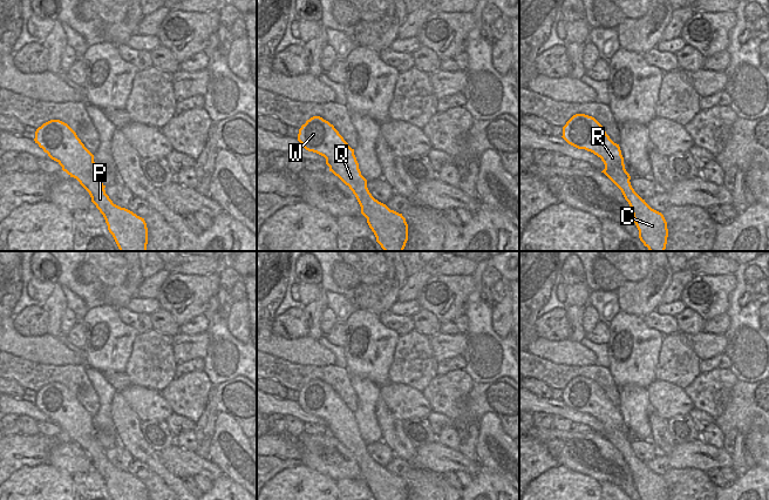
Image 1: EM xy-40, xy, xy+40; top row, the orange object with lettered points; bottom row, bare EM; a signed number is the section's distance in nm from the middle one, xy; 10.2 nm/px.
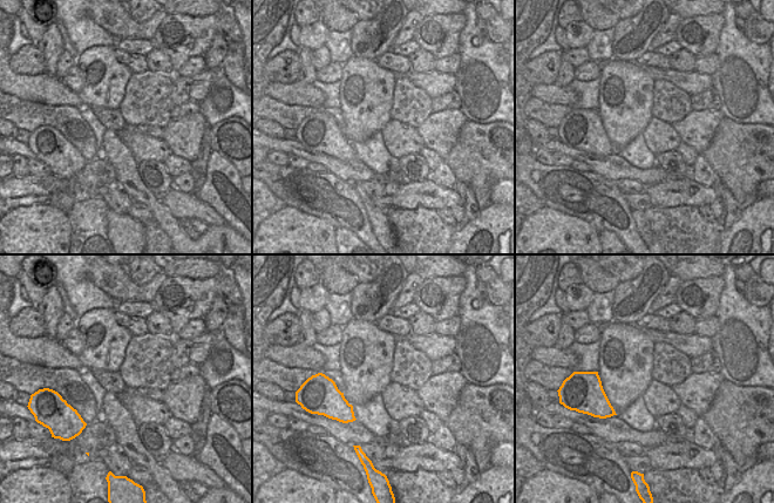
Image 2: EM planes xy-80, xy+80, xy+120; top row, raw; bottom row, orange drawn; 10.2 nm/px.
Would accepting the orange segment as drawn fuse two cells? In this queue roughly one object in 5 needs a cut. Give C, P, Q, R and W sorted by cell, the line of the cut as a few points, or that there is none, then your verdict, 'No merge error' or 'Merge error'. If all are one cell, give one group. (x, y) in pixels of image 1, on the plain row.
Groups: C P Q R W. No split. No merge error.

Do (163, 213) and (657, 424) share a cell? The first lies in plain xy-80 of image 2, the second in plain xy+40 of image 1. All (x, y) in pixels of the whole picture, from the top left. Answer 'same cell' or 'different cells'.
same cell

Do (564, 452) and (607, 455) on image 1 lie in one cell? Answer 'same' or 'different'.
same

